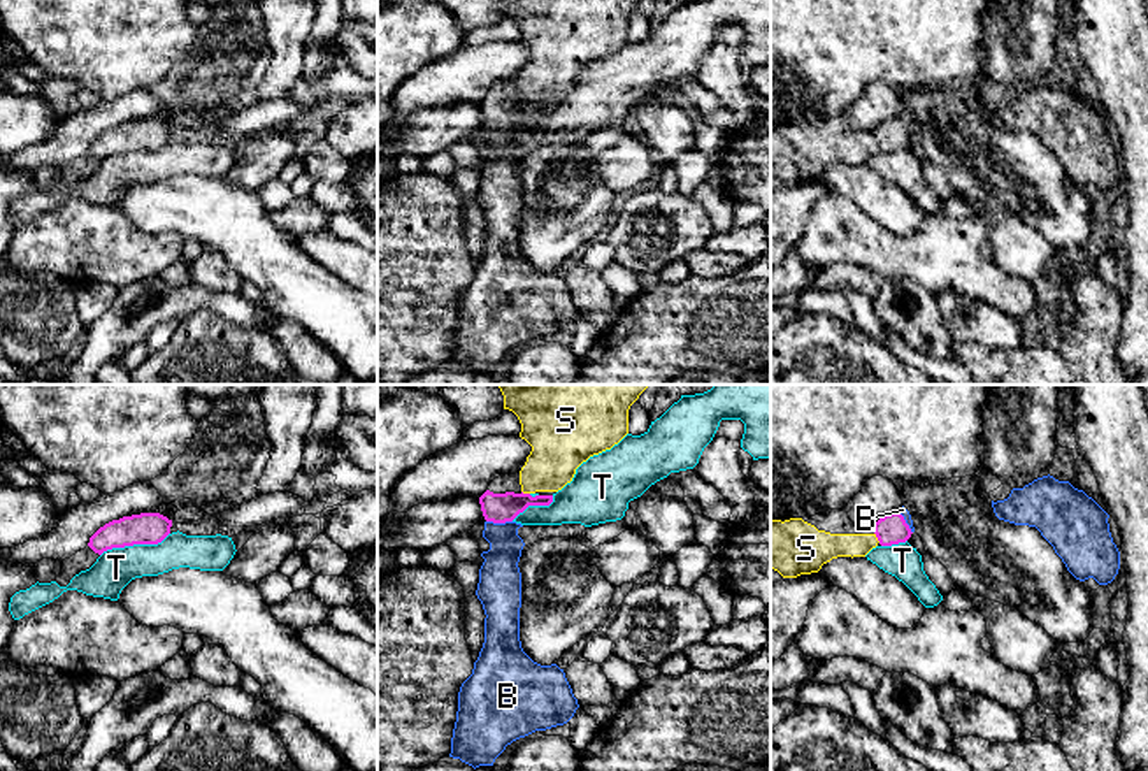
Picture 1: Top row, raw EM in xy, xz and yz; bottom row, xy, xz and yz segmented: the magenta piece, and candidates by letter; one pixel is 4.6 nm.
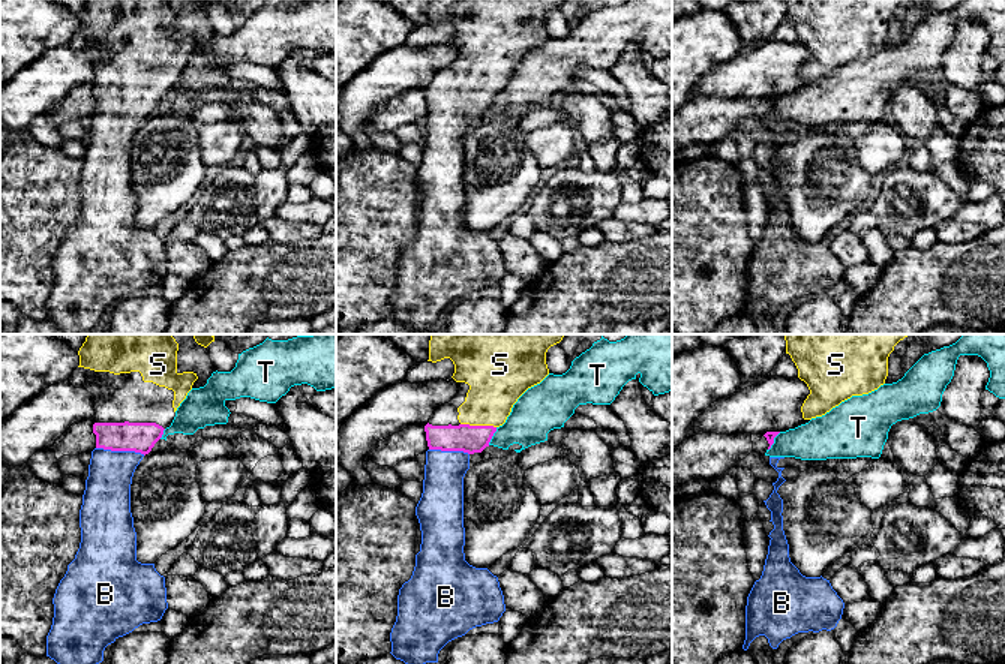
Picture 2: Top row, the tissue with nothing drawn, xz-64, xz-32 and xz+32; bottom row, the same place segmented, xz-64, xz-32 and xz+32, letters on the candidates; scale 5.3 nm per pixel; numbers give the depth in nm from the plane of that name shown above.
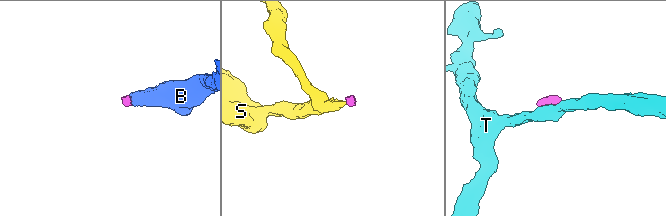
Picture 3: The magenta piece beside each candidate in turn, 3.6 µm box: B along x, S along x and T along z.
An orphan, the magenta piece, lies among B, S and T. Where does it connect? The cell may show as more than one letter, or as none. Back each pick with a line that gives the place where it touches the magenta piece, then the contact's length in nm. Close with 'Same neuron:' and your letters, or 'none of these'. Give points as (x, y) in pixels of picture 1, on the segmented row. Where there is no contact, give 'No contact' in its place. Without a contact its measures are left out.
B: Touches magenta at xz (499, 522). Shared border 120 nm
S: Touches magenta at yz (876, 536). Shared border 50 nm
Same neuron: B, S

